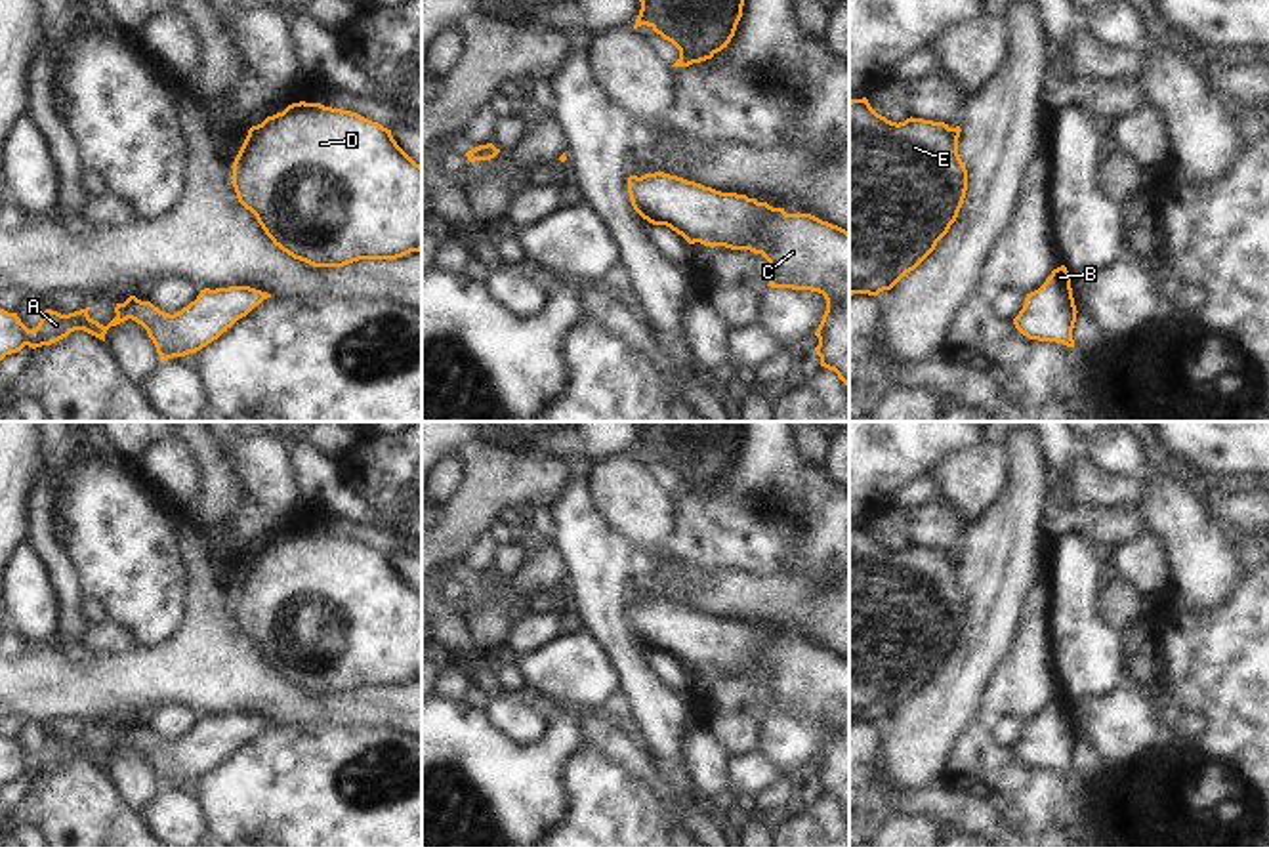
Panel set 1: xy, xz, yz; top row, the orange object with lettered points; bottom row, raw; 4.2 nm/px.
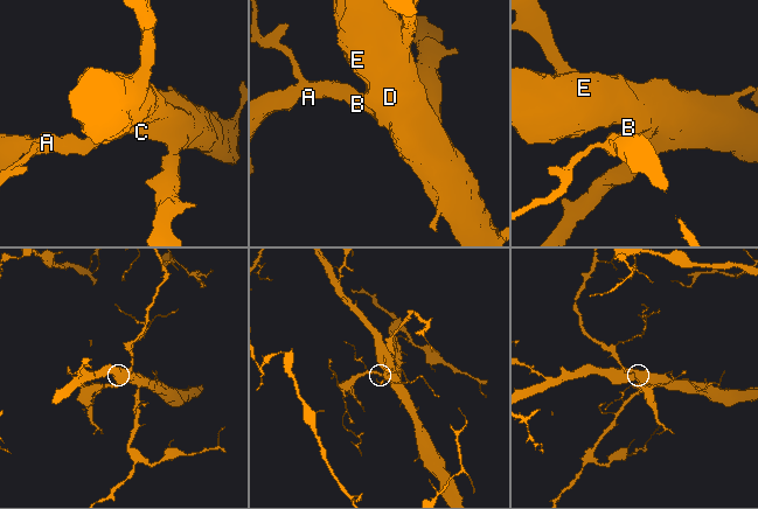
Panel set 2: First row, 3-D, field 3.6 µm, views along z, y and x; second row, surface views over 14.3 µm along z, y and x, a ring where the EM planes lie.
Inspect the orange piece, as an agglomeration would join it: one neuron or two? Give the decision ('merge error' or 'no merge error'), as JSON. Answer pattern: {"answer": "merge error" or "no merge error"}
{"answer": "no merge error"}

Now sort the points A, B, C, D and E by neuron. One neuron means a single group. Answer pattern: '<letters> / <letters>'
A B C D E

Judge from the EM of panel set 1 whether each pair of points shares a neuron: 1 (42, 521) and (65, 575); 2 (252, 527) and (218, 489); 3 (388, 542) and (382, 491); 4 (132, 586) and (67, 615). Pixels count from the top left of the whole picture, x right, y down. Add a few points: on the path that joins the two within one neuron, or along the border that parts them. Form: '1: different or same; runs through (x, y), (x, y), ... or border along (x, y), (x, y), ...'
1: same; runs through (42, 535), (58, 561)
2: different; border along (245, 498), (231, 516), (231, 531), (243, 544)
3: different; border along (382, 527), (401, 535)
4: different; border along (67, 554), (84, 596)

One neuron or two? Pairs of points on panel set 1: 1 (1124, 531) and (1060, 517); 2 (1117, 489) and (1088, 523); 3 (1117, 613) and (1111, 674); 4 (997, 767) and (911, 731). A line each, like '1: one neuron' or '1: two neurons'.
1: one neuron
2: two neurons
3: two neurons
4: two neurons

